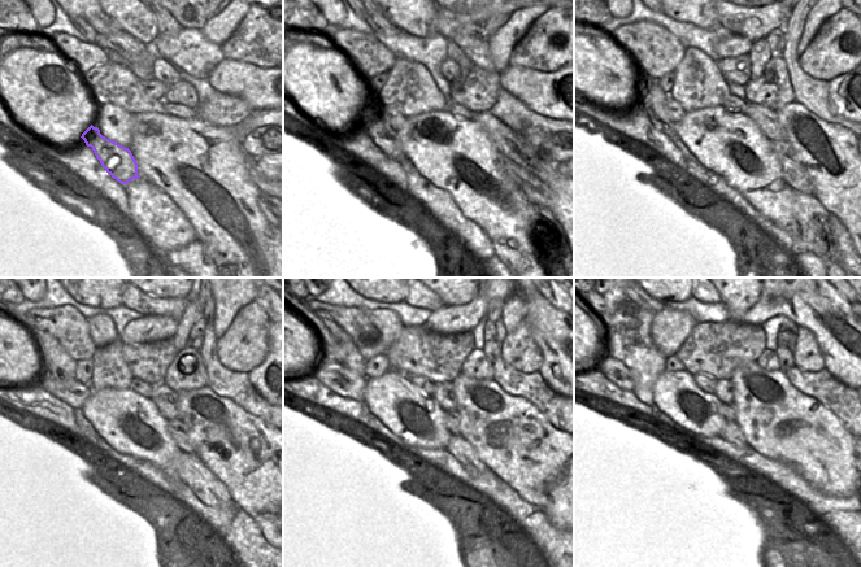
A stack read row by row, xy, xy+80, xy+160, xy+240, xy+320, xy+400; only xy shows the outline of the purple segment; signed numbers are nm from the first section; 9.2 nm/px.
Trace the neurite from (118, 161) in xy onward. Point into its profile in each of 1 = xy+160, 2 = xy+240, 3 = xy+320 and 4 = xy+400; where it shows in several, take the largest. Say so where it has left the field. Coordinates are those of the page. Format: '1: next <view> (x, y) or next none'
1: next xy+160 (651, 97)
2: next xy+240 (61, 366)
3: next xy+320 (335, 345)
4: next xy+400 (626, 330)

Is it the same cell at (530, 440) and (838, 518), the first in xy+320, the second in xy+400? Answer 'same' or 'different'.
different

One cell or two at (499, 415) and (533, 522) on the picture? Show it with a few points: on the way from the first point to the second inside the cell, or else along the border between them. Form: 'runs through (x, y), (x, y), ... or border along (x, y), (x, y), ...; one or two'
border along (539, 510), (560, 531); two

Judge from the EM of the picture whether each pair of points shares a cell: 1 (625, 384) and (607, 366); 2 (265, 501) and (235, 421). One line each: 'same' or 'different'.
1: same
2: same

